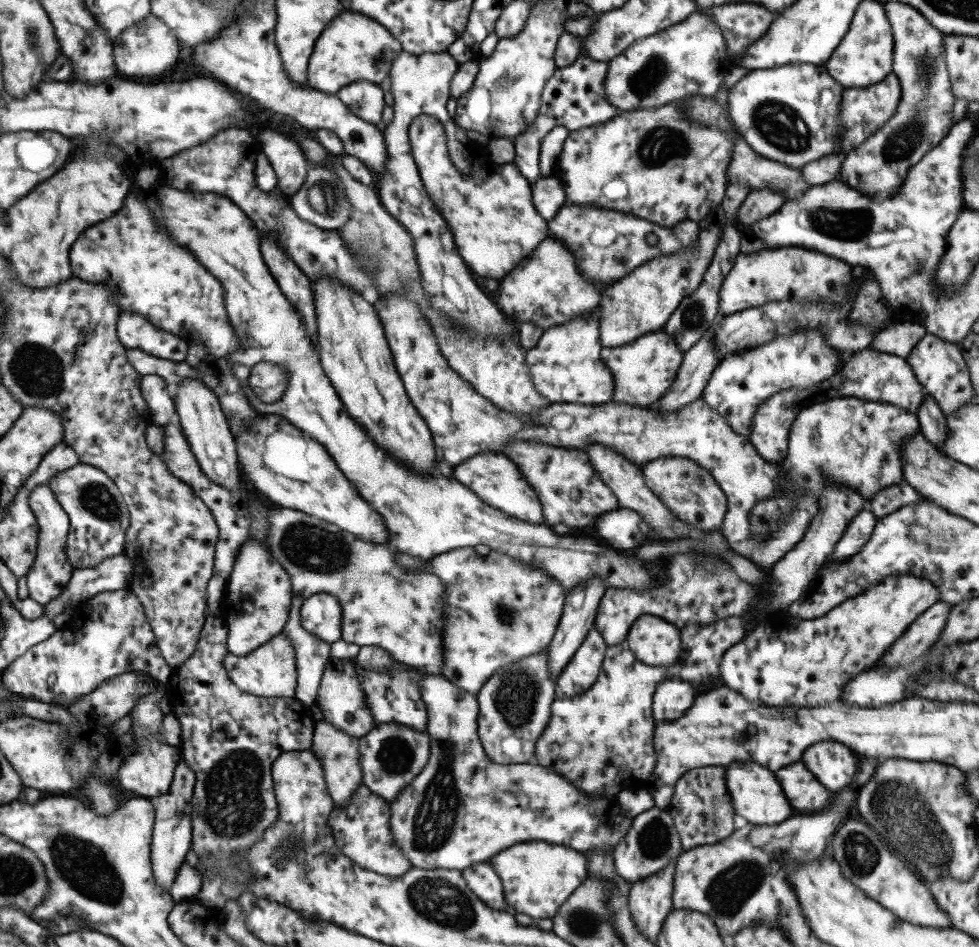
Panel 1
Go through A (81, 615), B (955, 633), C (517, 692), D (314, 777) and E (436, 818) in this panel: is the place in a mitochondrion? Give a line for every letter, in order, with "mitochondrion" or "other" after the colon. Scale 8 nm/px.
A: other
B: mitochondrion
C: mitochondrion
D: other
E: mitochondrion

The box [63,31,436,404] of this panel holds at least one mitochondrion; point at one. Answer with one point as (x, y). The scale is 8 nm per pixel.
(321, 195)

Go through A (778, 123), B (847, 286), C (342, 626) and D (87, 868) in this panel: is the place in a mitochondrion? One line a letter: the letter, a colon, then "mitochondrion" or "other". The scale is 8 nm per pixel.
A: mitochondrion
B: other
C: other
D: mitochondrion

